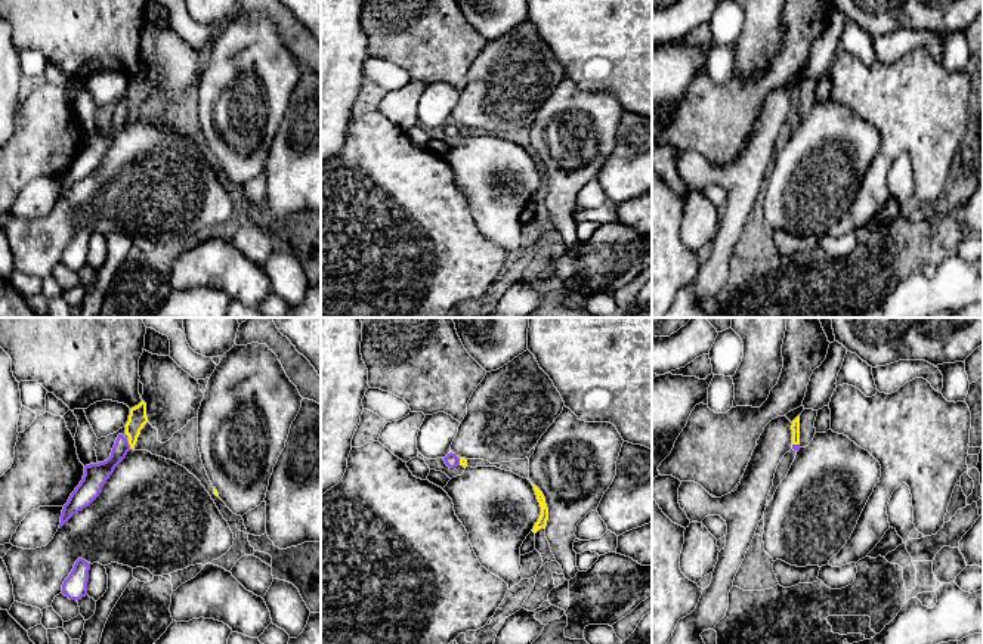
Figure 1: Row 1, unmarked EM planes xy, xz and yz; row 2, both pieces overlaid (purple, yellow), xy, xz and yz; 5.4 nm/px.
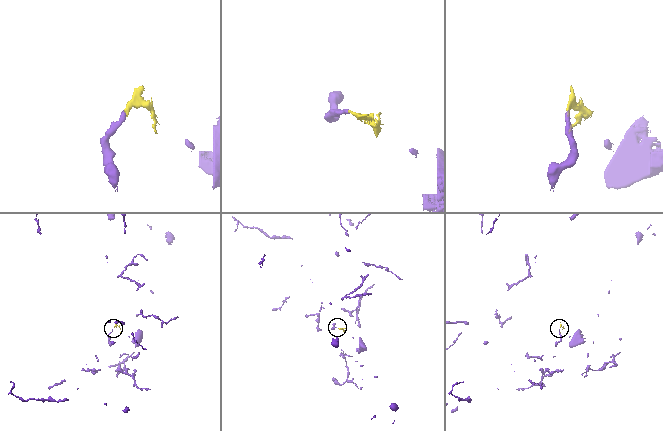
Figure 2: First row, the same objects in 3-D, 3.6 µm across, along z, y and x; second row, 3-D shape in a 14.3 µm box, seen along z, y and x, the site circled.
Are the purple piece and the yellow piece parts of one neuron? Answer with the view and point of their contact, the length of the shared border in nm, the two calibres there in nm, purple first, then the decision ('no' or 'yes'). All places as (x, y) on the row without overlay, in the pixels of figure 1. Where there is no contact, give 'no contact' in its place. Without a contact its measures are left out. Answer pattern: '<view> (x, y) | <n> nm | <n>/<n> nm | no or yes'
xy (129, 114) | 40 nm | 130/100 nm | no

